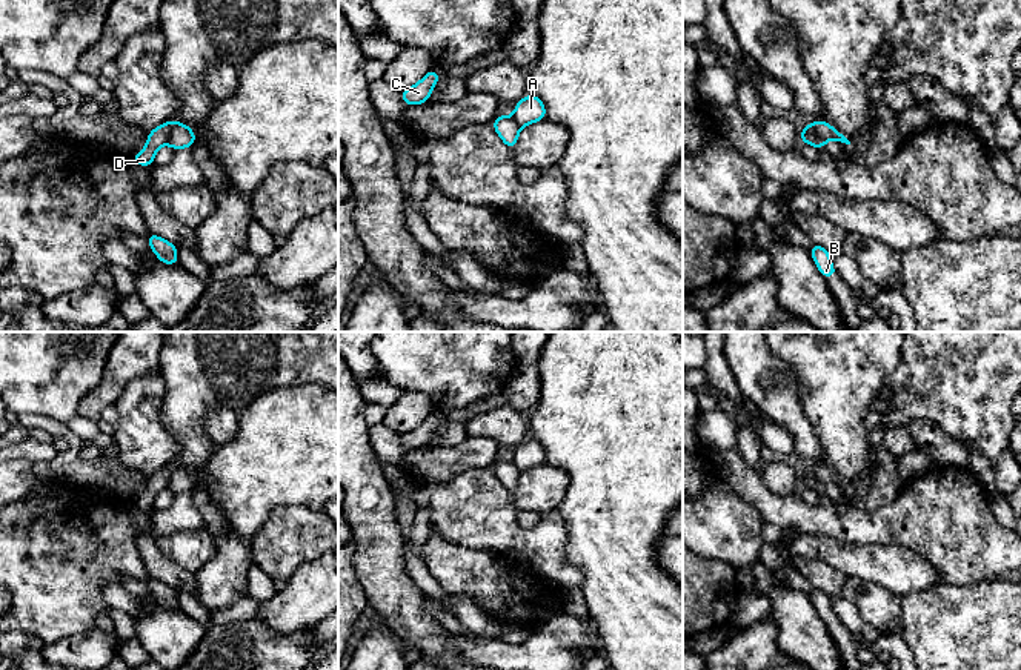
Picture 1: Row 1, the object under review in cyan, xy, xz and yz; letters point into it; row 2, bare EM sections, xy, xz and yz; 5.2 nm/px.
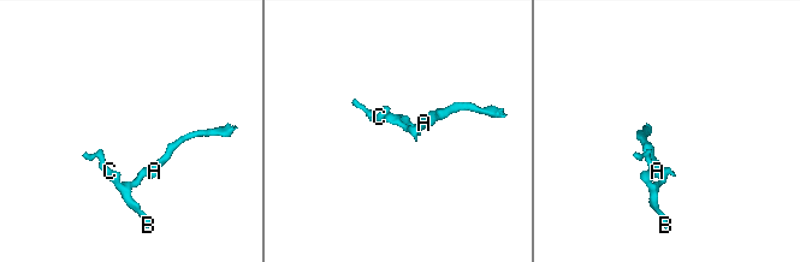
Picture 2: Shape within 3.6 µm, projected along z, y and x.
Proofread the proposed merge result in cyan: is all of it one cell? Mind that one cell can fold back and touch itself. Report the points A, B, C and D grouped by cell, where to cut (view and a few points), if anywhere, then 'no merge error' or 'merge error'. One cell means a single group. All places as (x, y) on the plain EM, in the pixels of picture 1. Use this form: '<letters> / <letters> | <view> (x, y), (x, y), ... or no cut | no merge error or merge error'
A / B C D | xy (174, 466), (166, 486) | merge error

